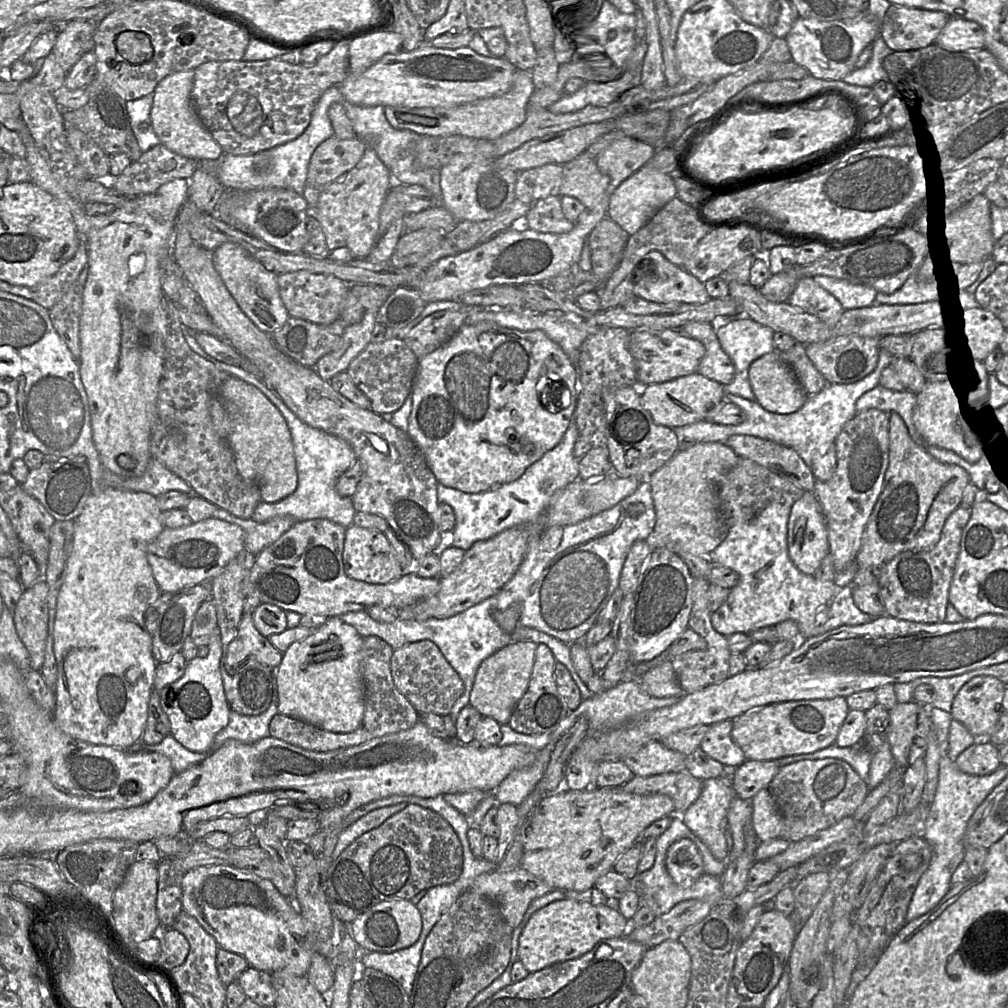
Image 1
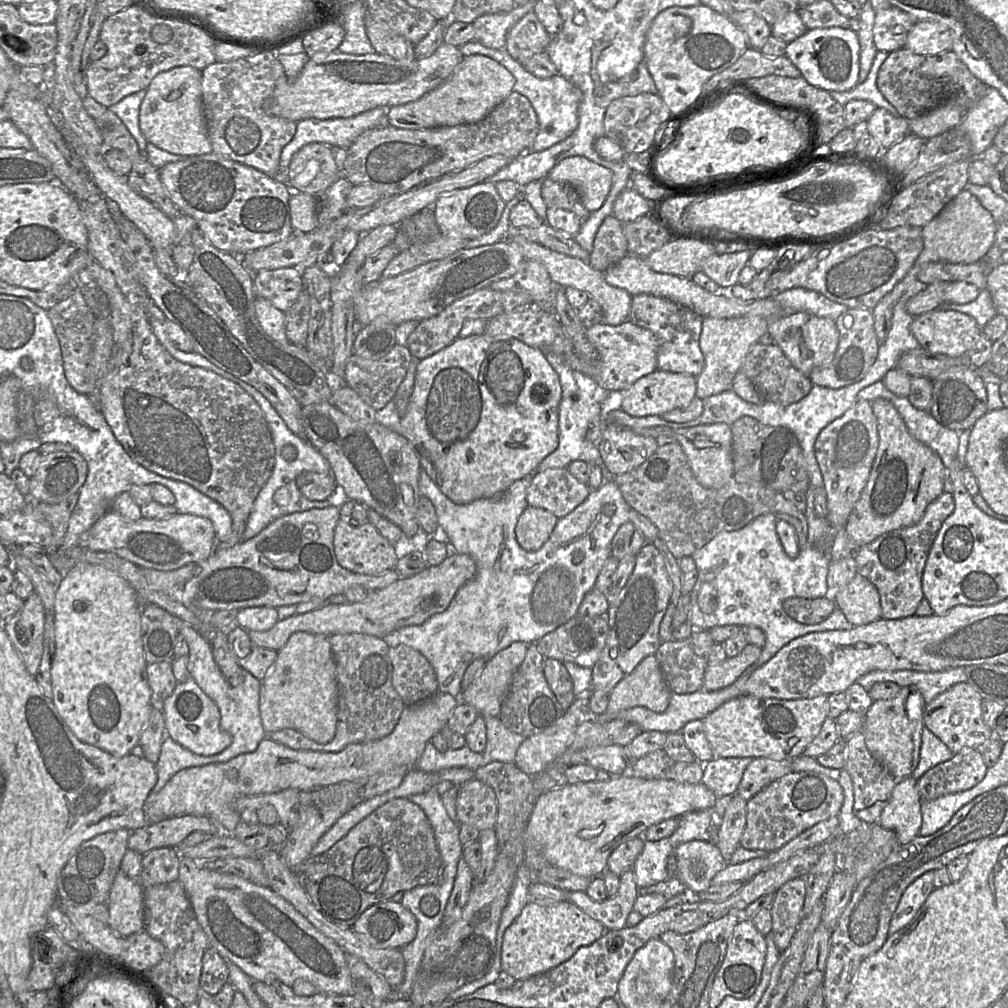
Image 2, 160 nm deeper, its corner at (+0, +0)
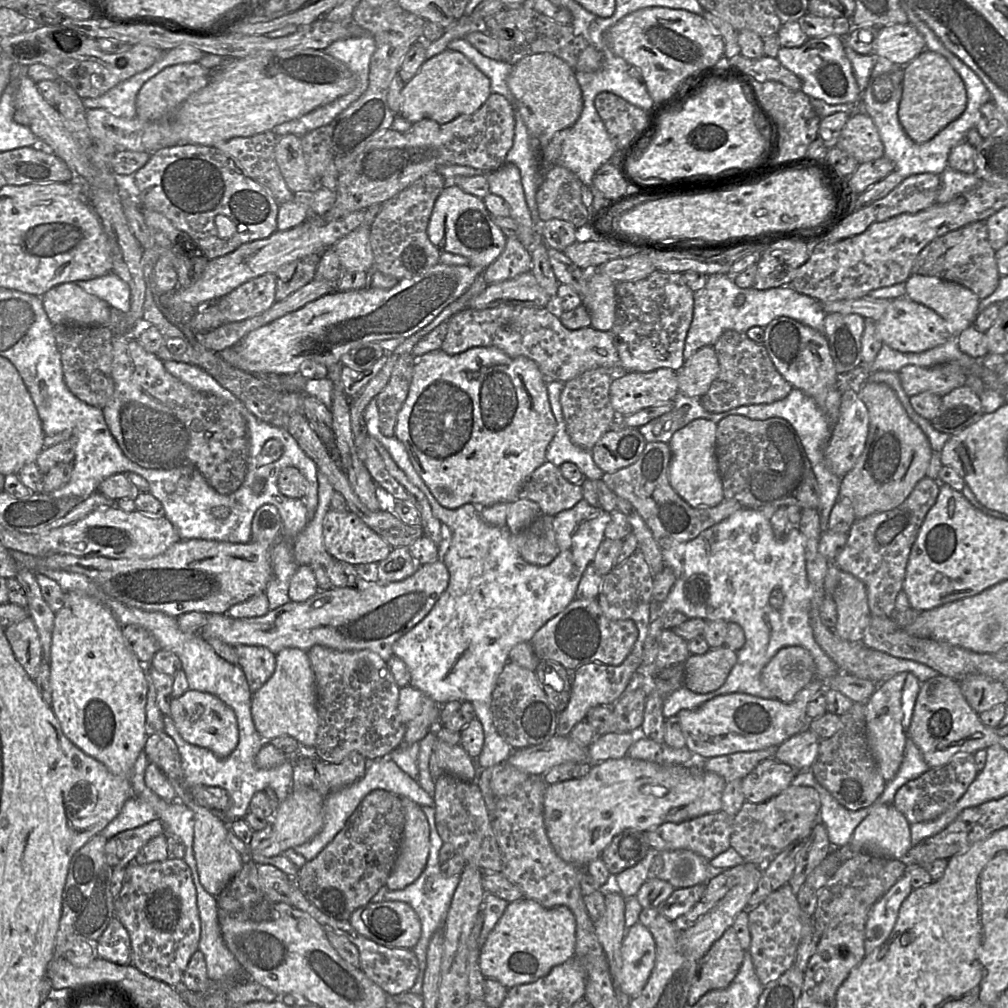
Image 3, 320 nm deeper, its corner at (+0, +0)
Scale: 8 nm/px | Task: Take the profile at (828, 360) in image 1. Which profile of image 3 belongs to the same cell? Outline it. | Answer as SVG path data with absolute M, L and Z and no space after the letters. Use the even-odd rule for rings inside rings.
M829 313L824 320L824 335L838 375L845 375L863 364L861 337L866 320L858 314Z

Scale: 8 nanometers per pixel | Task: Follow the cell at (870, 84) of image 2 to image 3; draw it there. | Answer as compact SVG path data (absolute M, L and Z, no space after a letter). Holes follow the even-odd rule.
M902 3L902 7L907 14L909 23L912 24L923 36L926 43L926 50L936 52L945 57L963 80L967 96L967 104L963 113L953 122L944 127L929 141L921 144L913 142L905 133L898 117L898 109L902 97L902 84L900 84L899 87L894 90L892 96L885 102L879 102L874 97L874 80L880 75L893 71L897 66L889 59L883 57L877 58L868 84L862 91L858 104L828 104L825 101L814 97L810 97L810 103L814 111L821 119L837 112L864 112L868 114L872 118L883 143L884 157L889 159L894 164L894 171L903 179L906 179L912 175L923 173L940 175L948 167L948 156L951 150L958 144L966 142L966 135L968 131L976 127L976 124L979 121L980 107L991 101L991 94L981 79L966 64L964 64L957 56L955 56L944 46L935 33L914 13L910 7L908 7L905 3Z

